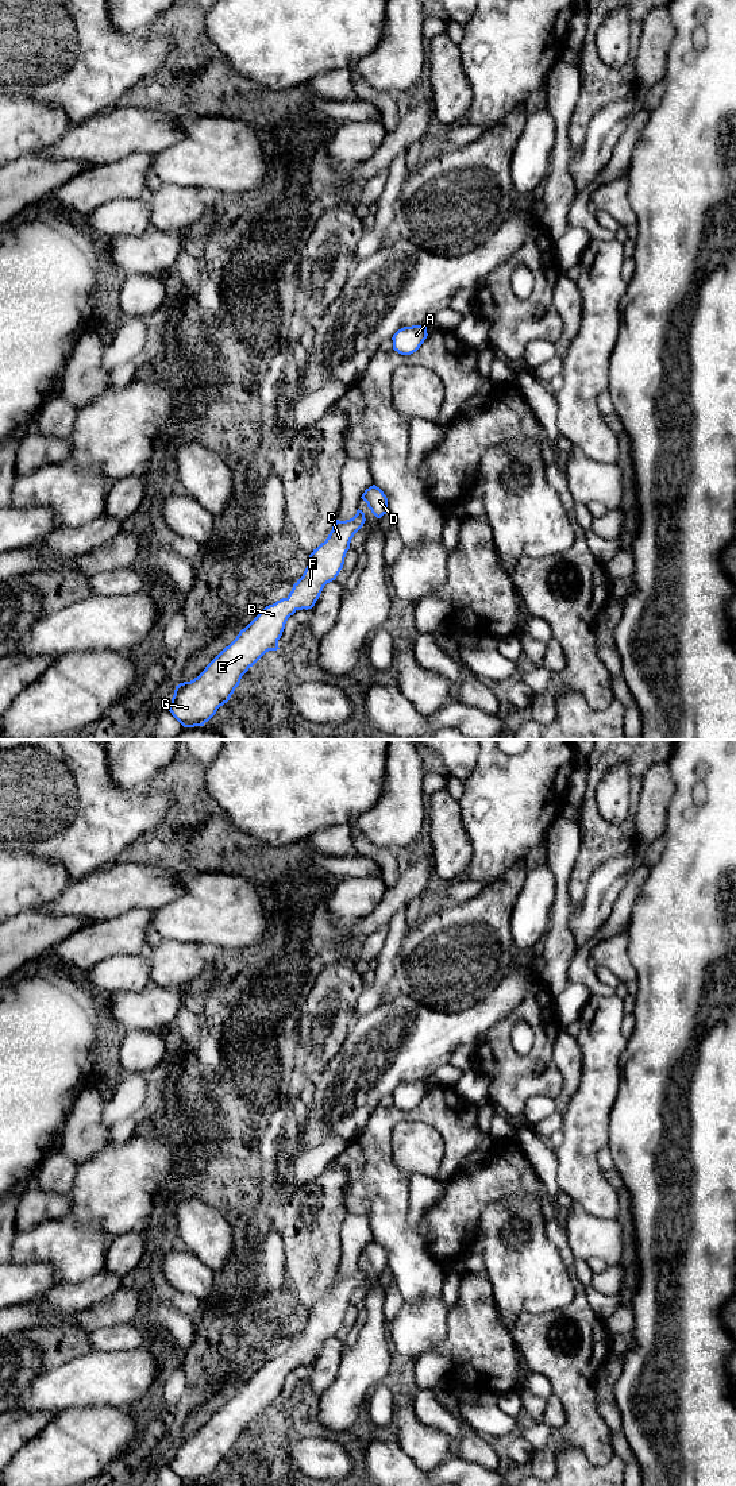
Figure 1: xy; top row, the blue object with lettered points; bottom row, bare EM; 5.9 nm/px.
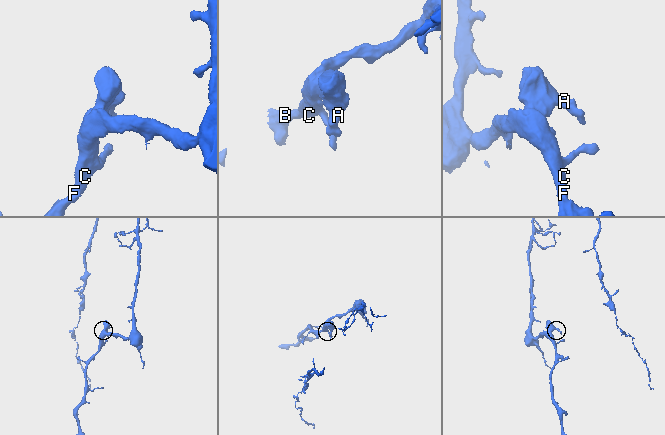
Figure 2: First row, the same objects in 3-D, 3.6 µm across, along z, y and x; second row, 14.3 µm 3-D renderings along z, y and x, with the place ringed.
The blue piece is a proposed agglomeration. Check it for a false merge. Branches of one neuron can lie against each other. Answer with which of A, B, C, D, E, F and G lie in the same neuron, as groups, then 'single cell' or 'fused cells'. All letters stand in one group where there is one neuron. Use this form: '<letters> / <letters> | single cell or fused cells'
A B C D E F G | single cell

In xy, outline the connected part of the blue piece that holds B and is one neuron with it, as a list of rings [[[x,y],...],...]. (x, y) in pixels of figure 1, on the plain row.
[[[359,1265],[350,1275],[336,1275],[325,1297],[309,1311],[308,1321],[303,1332],[293,1340],[289,1351],[266,1362],[197,1433],[176,1441],[172,1459],[167,1464],[184,1483],[204,1482],[204,1479],[216,1470],[217,1464],[230,1456],[235,1444],[239,1441],[242,1432],[248,1424],[253,1423],[266,1408],[280,1405],[278,1396],[282,1392],[288,1374],[297,1366],[312,1365],[324,1342],[336,1335],[343,1324],[351,1294],[363,1282],[365,1277],[365,1269]]]

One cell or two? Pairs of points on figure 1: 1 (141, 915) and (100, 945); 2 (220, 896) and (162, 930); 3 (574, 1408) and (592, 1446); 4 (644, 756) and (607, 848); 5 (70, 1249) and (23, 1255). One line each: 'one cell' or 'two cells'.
1: one cell
2: one cell
3: one cell
4: one cell
5: one cell

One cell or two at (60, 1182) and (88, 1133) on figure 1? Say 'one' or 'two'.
one

